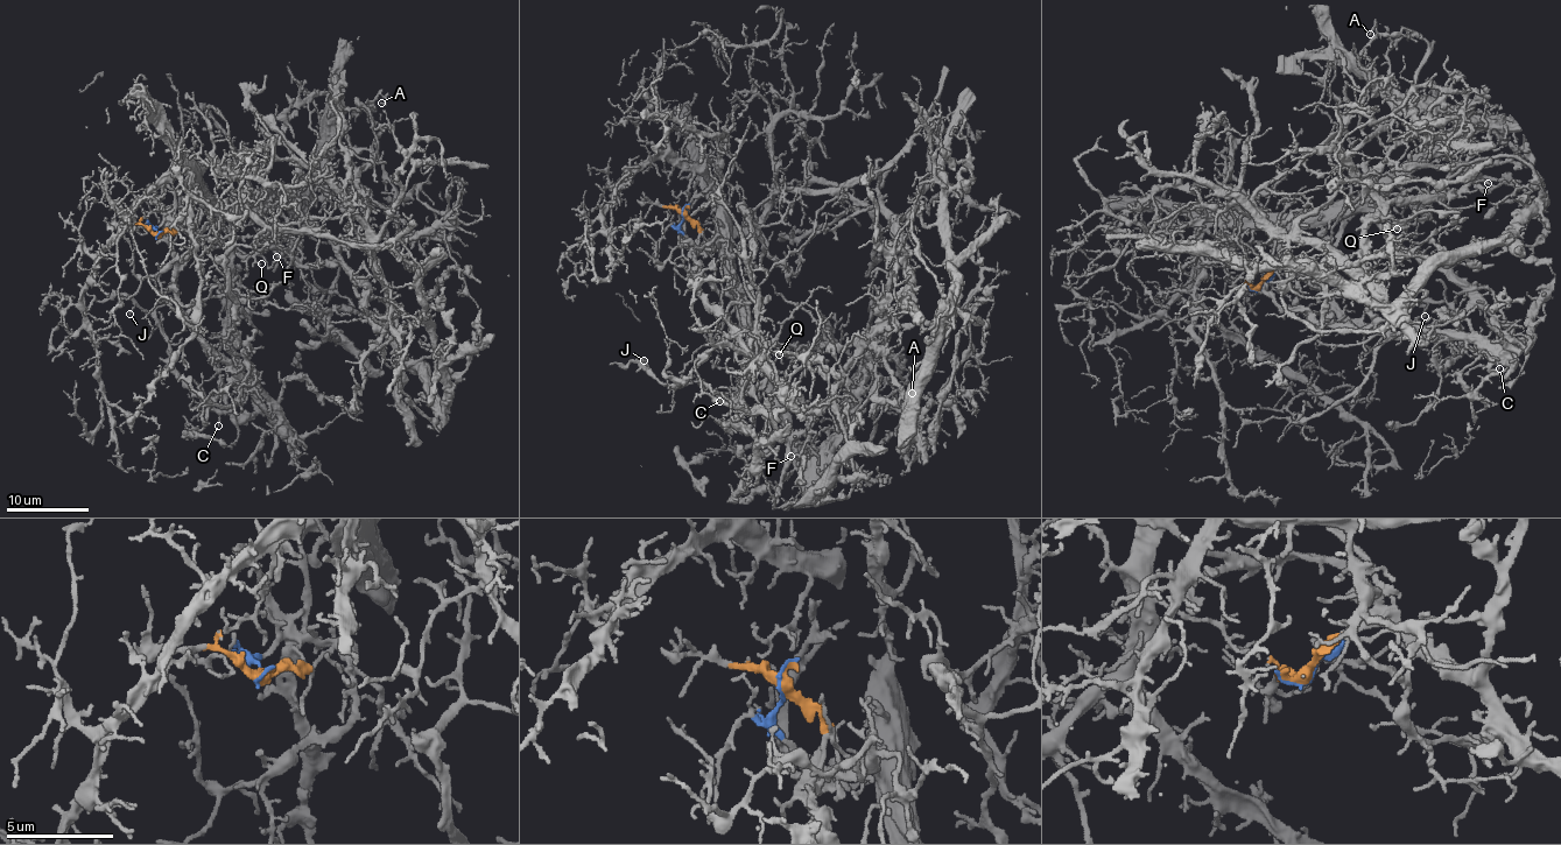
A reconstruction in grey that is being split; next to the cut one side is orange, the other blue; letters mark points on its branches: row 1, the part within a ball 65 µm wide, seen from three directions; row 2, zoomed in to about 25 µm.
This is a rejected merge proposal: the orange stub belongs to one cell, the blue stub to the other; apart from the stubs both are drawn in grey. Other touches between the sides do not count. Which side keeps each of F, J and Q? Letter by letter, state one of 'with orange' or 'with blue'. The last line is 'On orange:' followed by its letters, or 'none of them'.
F: with orange
J: with orange
Q: with orange
On orange: F, J, Q

